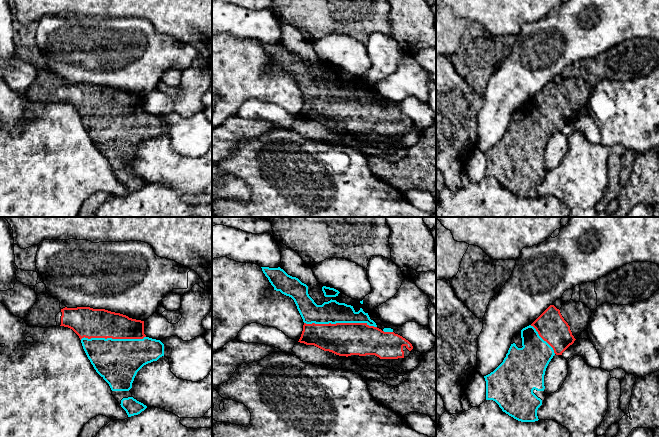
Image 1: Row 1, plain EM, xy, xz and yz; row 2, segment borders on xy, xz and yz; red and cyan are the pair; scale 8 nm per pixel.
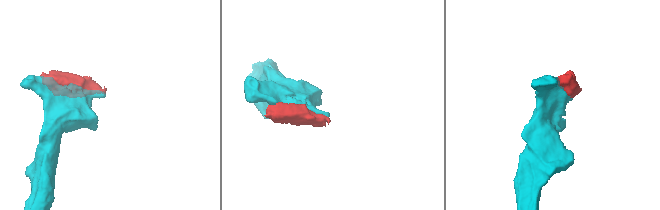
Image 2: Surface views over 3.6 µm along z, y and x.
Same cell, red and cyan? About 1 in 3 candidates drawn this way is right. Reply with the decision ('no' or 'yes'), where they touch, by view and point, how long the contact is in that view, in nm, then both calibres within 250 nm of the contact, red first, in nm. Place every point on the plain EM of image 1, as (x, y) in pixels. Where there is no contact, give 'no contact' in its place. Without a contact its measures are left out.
yes; contact xz (340, 99); length 600 nm; calibres 280 and 180 nm

